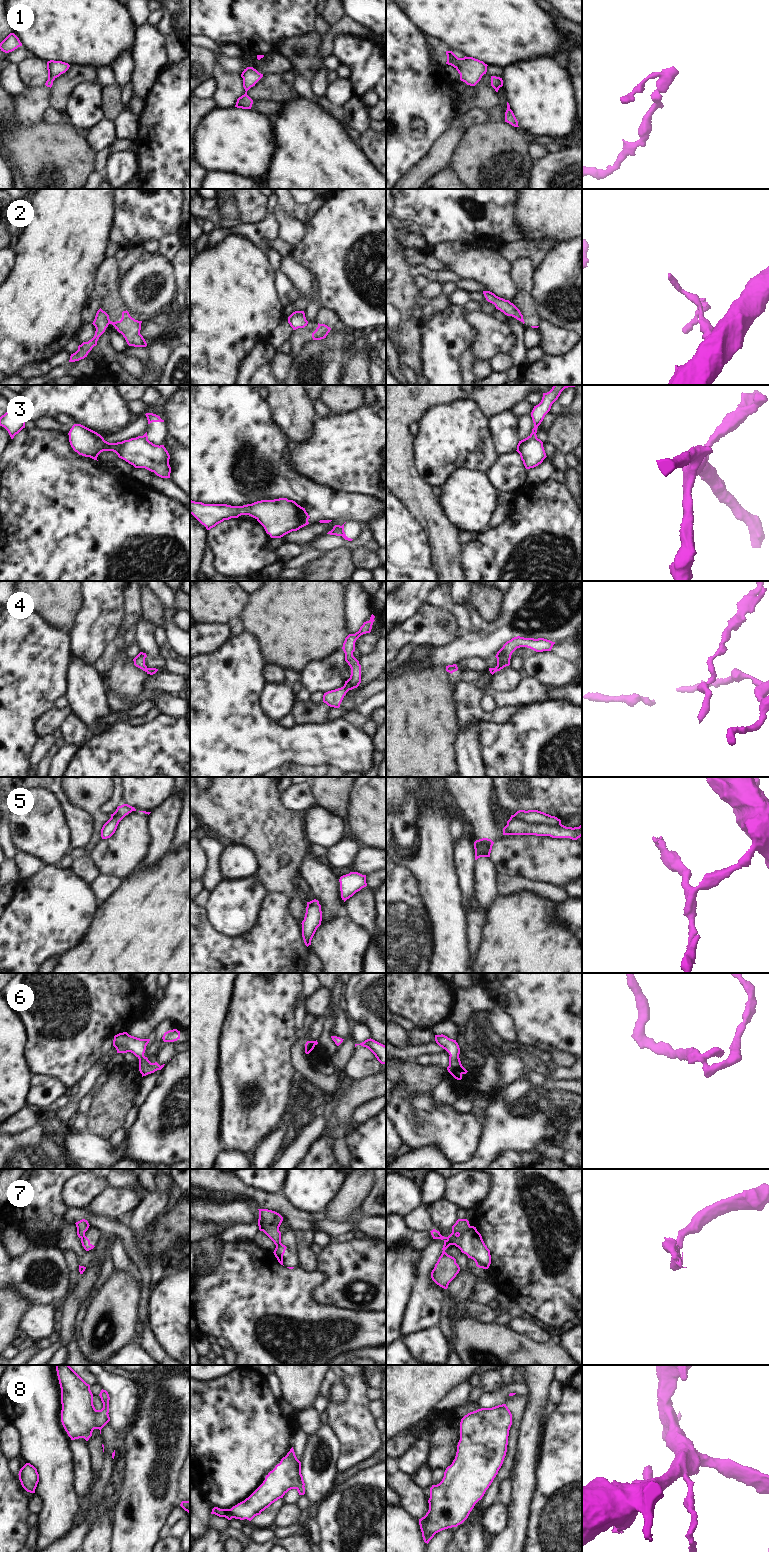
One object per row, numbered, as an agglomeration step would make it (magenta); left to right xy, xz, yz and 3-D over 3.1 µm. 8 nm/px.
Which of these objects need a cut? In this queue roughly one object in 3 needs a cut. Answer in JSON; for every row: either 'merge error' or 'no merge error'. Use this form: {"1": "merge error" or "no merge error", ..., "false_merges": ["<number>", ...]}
{"1": "no merge error", "2": "merge error", "3": "merge error", "4": "no merge error", "5": "merge error", "6": "no merge error", "7": "merge error", "8": "no merge error", "false_merges": ["2", "3", "5", "7"]}

